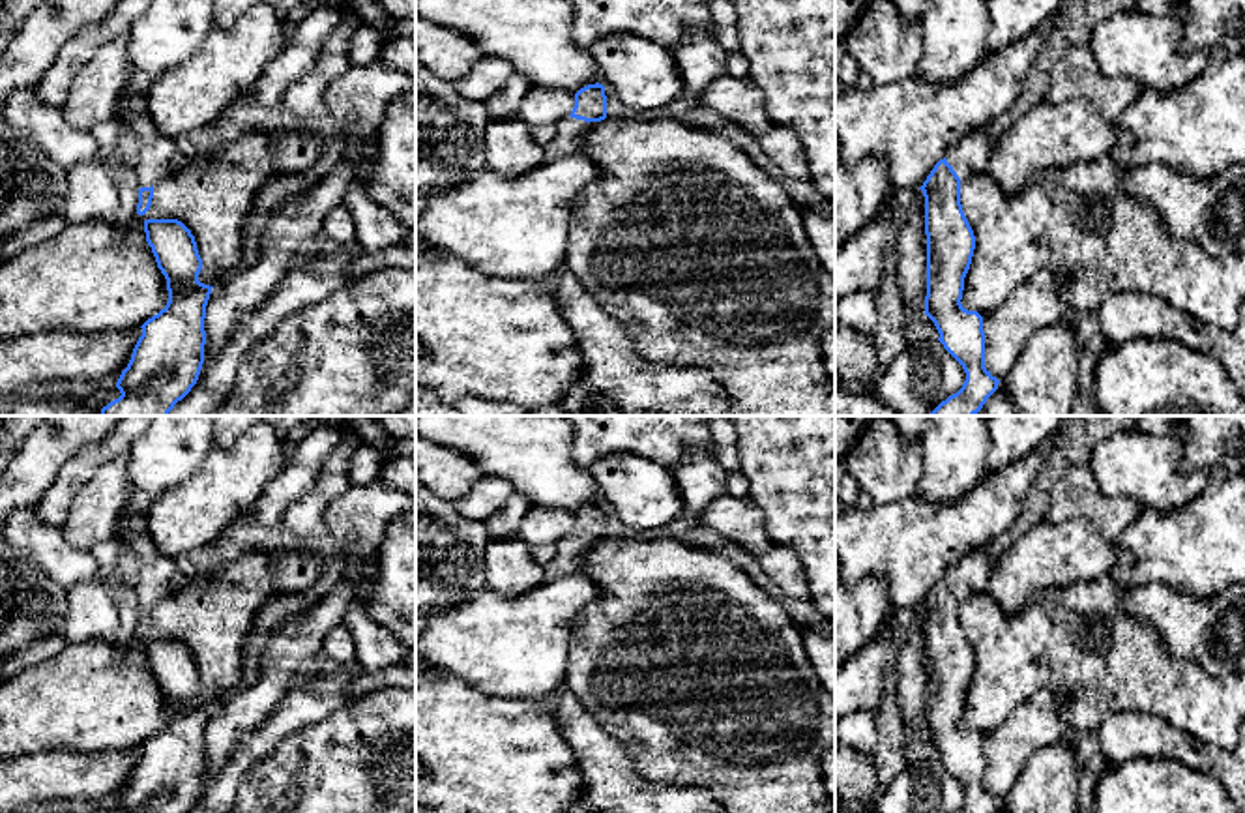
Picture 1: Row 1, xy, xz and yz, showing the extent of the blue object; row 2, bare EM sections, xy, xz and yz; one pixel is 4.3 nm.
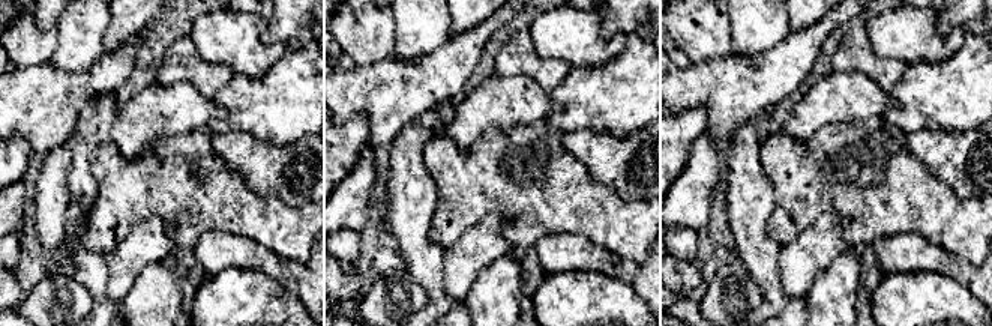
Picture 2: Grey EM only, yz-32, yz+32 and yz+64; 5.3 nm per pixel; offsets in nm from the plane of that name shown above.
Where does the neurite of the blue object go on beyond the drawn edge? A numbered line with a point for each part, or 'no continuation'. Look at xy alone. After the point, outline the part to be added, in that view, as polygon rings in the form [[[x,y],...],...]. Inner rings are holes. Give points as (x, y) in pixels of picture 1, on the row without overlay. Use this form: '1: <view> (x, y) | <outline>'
1: xy (160, 576) | [[[146,517],[135,519],[129,526],[127,543],[142,562],[139,584],[135,588],[140,607],[152,607],[182,586],[174,558],[163,556],[154,547]]]

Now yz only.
1: yz (968, 577) | [[[981,547],[953,564],[947,569],[945,579],[960,601],[964,601],[972,596],[987,594],[992,569],[994,566],[989,560],[989,551],[987,547]]]

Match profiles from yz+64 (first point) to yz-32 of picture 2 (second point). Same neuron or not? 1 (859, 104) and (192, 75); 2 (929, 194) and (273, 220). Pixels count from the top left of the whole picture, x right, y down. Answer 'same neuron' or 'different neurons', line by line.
1: different neurons
2: same neuron

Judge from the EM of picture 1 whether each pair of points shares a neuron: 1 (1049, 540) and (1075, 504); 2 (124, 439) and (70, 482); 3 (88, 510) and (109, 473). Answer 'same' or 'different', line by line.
1: different
2: same
3: same

